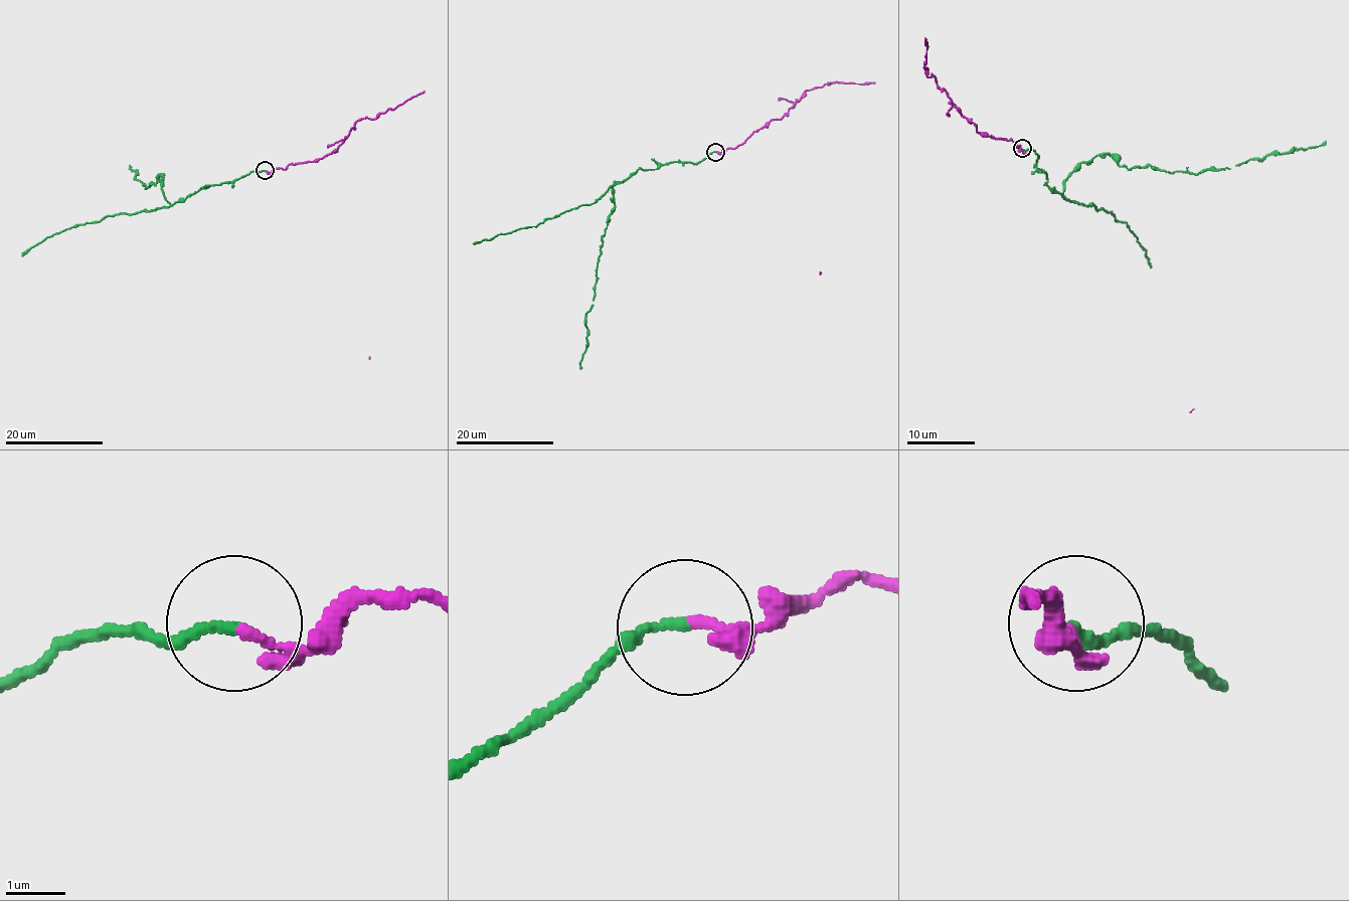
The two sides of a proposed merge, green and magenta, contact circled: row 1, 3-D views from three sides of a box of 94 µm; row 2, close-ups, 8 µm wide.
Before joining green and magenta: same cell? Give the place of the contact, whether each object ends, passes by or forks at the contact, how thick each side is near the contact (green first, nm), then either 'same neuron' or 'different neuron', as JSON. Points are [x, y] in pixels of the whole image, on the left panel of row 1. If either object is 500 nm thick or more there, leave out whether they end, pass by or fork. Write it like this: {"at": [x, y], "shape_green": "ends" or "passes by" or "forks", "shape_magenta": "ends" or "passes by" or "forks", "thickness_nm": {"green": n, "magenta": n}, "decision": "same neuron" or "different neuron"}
{"at": [265, 170], "shape_green": "ends", "shape_magenta": "ends", "thickness_nm": {"green": 170, "magenta": 220}, "decision": "same neuron"}

